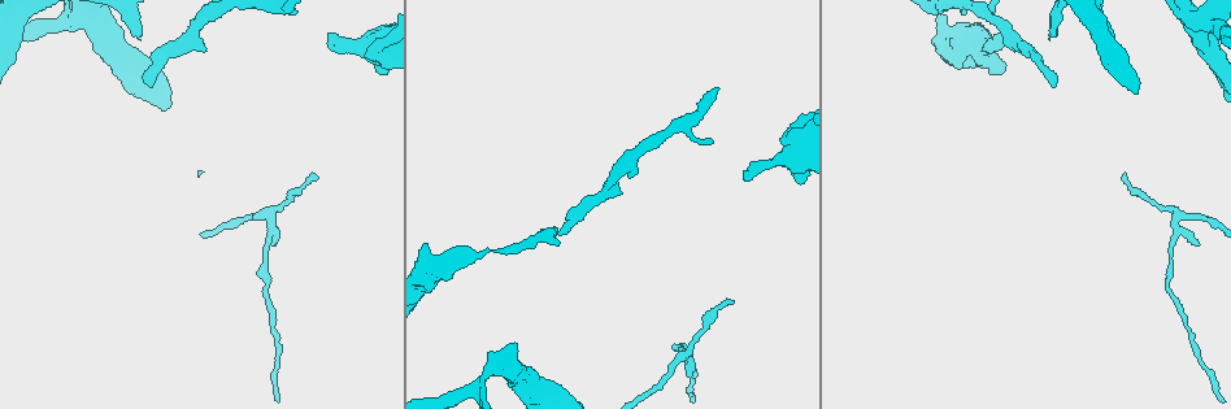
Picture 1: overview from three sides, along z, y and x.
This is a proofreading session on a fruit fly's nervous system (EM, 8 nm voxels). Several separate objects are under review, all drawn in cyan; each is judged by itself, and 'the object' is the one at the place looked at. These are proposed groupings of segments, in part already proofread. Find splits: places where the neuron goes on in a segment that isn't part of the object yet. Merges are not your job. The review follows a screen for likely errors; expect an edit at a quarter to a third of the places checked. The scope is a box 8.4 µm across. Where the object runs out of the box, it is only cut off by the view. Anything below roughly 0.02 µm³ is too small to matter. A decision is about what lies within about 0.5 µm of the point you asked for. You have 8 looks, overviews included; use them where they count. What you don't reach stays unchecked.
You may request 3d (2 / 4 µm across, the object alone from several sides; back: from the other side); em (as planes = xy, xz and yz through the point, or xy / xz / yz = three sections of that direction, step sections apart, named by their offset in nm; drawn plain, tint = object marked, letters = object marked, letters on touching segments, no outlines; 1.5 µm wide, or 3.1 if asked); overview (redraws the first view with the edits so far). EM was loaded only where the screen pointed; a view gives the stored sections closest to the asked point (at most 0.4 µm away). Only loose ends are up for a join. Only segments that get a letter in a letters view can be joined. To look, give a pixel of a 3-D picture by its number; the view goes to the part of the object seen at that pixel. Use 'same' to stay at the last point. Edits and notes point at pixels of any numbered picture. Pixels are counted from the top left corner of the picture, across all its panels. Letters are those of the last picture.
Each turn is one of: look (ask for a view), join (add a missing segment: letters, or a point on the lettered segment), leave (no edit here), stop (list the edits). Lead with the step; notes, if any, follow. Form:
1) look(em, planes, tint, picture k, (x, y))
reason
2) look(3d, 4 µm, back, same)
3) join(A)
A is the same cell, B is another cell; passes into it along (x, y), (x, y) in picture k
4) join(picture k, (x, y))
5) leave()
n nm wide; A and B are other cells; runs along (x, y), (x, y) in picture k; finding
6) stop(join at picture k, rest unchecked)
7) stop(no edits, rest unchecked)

look(em, planes, letters, picture 1, (152, 87))
long arm stops here

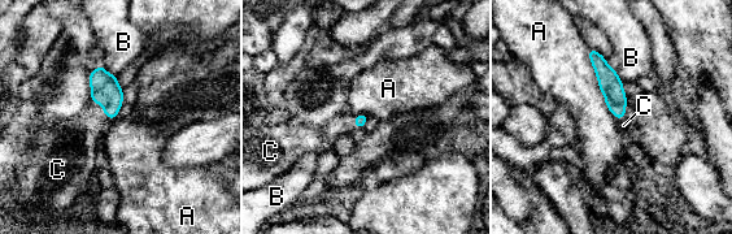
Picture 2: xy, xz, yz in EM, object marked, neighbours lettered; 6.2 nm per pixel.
join(C)
A touches over 480 nm; C is the same cell, A and B are other cells; passes into it along (105, 90), (101, 107), (78, 139) in picture 2; it goes on there

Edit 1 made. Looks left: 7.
look(em, planes, plain, picture 1, (746, 181))
free end

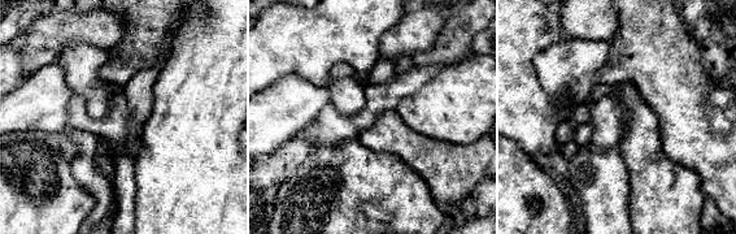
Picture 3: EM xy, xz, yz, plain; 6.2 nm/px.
look(em, planes, letters, same)
see the neighbours

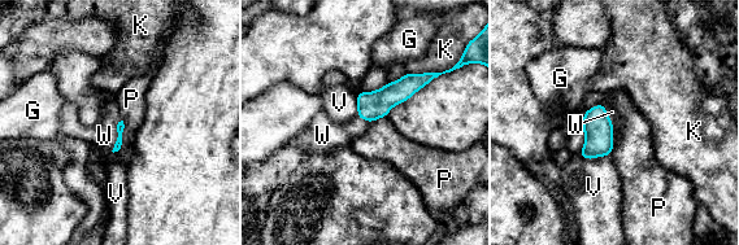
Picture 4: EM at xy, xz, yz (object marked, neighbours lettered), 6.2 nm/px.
join(W)
W is the same cell, G, K, P and V are other cells; passes into it along (598, 127), (612, 123), (612, 112) in picture 4; the neuron continues

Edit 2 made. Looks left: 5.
look(overview)

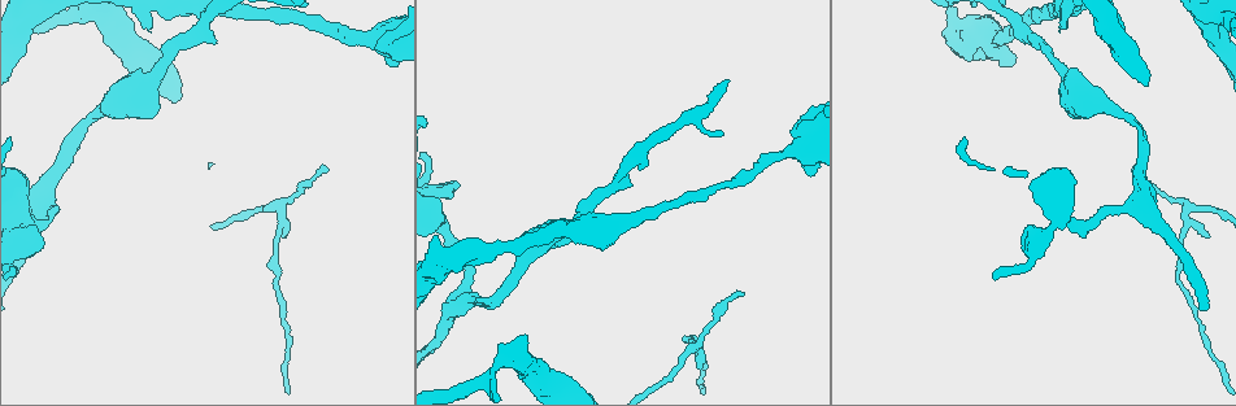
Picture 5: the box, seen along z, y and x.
look(3d, 2 µm, picture 5, (741, 295))
thin end

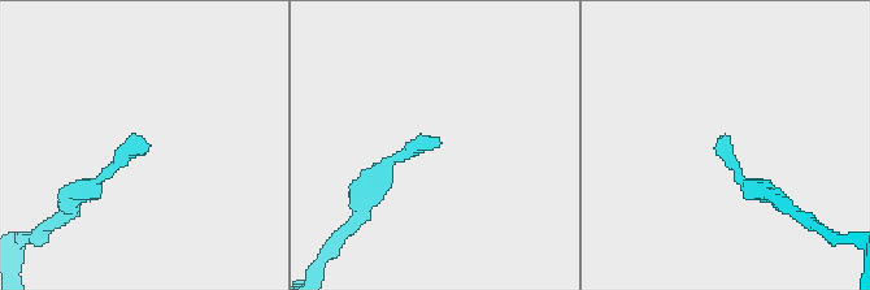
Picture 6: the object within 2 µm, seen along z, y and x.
look(em, yz, step 8, letters, picture 6, (144, 141))
now the EM

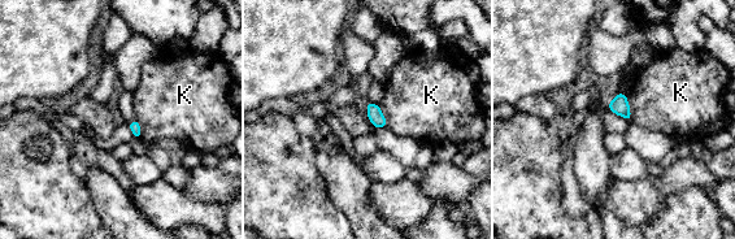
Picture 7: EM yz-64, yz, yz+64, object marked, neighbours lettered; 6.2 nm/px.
look(em, planes, letters, same)
another direction

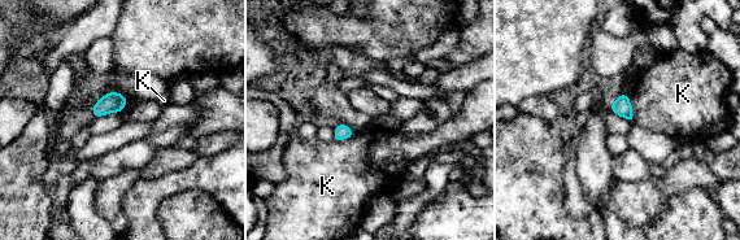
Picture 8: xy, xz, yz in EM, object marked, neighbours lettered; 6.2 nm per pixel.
leave()
K is another cell; border along (628, 96), (634, 122) in picture 8; no lettered segment goes on from it

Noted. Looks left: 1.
stop(join at picture 2, join at picture 4, rest unchecked)

